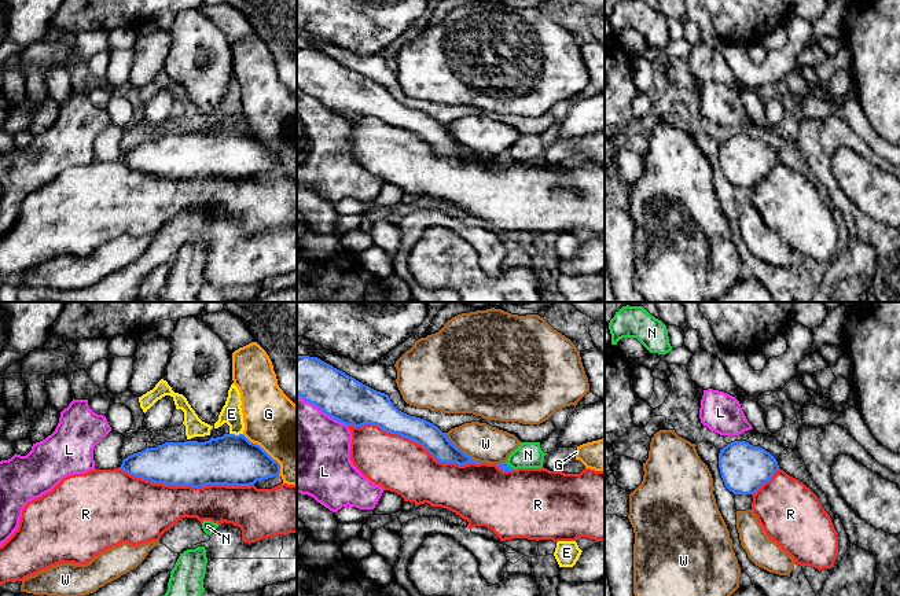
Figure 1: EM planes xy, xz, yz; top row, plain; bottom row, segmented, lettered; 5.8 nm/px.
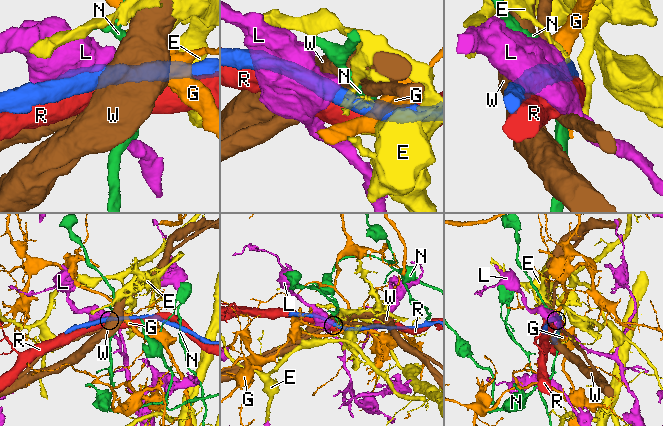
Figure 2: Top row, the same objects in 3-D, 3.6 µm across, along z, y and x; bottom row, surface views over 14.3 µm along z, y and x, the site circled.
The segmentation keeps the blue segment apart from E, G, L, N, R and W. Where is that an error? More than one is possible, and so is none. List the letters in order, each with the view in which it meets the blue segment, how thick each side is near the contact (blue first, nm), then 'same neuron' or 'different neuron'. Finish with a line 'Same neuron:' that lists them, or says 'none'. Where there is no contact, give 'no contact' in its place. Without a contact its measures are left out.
E: xy | 300/130 nm | different neuron
G: xy | 300/360 nm | different neuron
L: xz | 260/500 nm | different neuron
N: xz | 50/160 nm | different neuron
R: xy | 280/300 nm | same neuron
W: xz | 150/220 nm | different neuron
Same neuron: R

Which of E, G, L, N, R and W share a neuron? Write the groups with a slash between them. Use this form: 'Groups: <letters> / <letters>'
Groups: E / G / L / N / R / W

